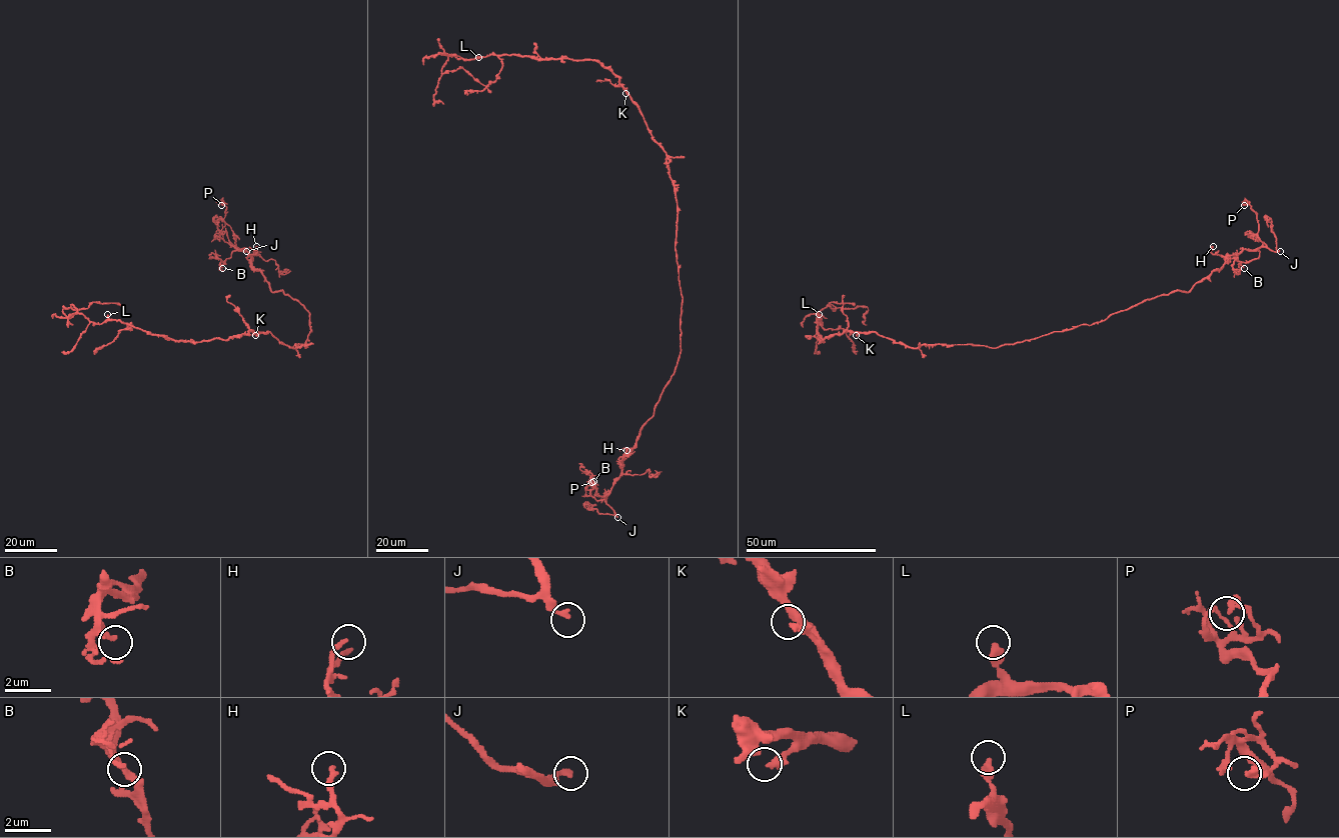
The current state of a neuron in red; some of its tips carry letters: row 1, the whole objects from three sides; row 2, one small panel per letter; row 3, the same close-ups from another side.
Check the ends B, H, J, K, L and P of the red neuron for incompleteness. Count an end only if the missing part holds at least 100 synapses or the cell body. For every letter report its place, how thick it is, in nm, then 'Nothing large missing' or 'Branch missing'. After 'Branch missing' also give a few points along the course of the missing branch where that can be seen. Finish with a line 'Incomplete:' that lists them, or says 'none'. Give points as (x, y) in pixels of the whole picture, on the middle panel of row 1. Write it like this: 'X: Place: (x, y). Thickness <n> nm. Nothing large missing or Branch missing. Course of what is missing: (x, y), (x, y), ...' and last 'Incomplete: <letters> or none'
B: Place: (593, 481). Thickness 190 nm. Nothing large missing
H: Place: (626, 450). Thickness 220 nm. Nothing large missing
J: Place: (617, 517). Thickness 240 nm. Branch missing. Course of what is missing: (617, 517), (616, 520), (598, 525), (614, 517), (622, 518), (616, 542), (616, 548), (622, 555)
K: Place: (625, 93). Thickness 280 nm. Nothing large missing
L: Place: (478, 57). Thickness 360 nm. Nothing large missing
P: Place: (591, 482). Thickness 260 nm. Nothing large missing
Incomplete: J

